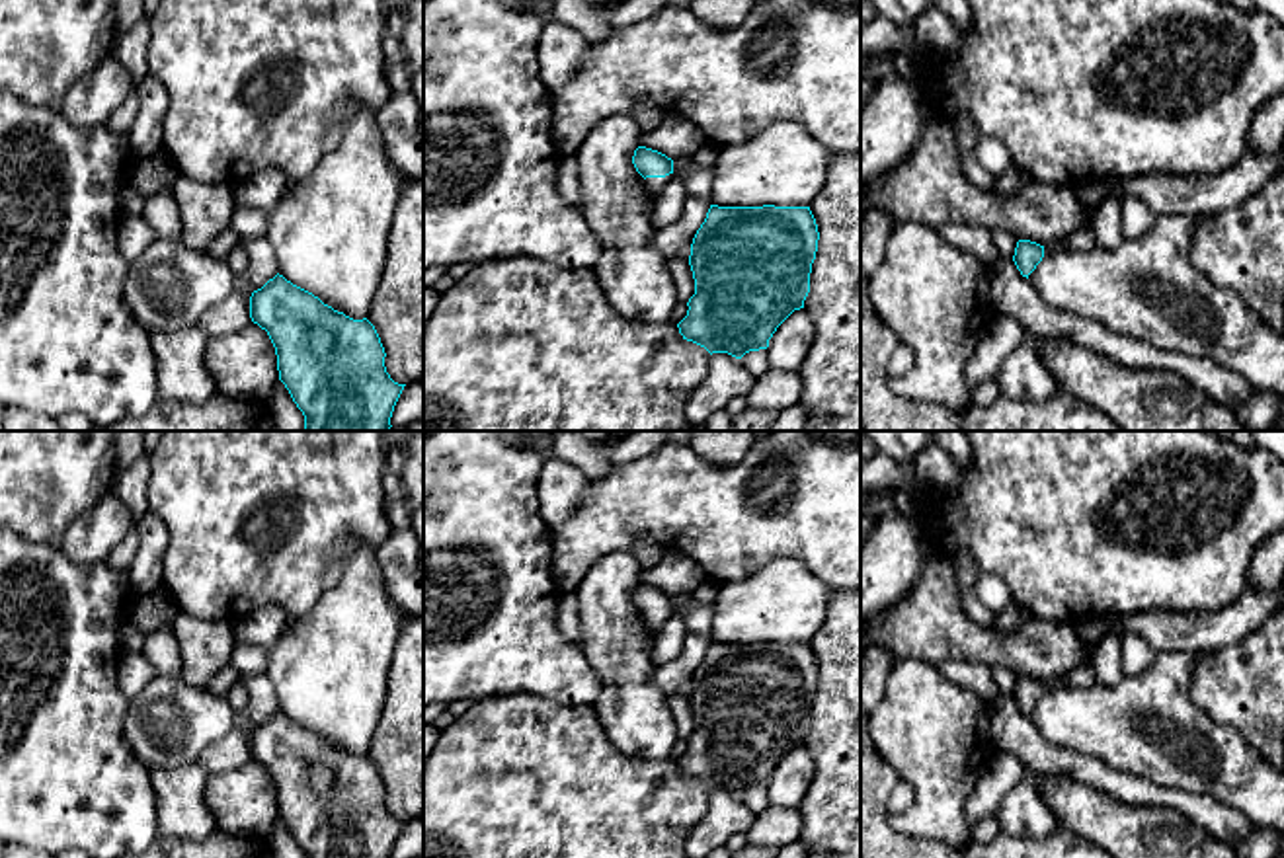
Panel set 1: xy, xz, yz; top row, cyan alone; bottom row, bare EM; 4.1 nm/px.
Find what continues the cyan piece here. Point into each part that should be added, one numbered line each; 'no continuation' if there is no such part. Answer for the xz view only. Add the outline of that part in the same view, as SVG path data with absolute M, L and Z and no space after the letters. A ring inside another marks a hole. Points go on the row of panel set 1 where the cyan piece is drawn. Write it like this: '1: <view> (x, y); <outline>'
1: xz (654, 184); M673 174L665 176L665 177L646 177L646 187L660 197L662 189L673 179Z

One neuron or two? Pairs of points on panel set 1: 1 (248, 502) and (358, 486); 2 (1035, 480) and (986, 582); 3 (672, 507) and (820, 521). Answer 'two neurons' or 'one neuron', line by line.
1: one neuron
2: two neurons
3: one neuron

